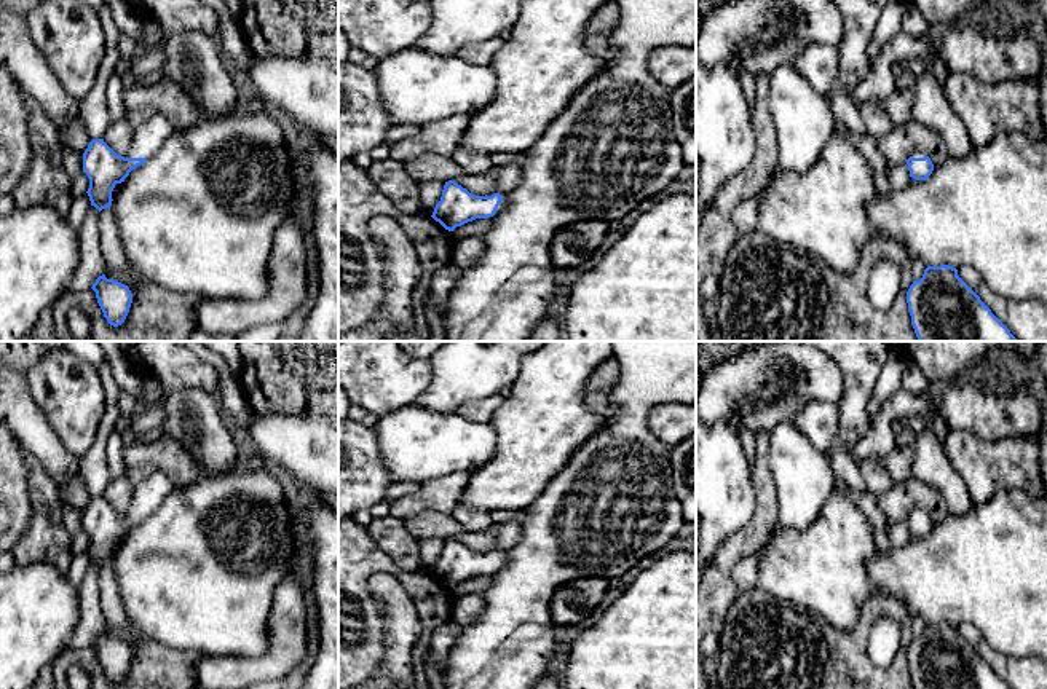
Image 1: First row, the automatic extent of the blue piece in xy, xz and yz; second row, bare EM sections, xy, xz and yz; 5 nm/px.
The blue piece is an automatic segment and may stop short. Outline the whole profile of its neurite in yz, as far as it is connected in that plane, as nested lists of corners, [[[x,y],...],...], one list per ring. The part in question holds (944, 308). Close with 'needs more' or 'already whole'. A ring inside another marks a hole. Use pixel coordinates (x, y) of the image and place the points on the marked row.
[[[948,265],[927,266],[907,292],[911,325],[919,341],[1017,341],[1010,330],[991,313],[980,297]]]; already whole

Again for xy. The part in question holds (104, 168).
[[[158,113],[153,115],[148,121],[136,128],[132,145],[131,148],[121,156],[117,155],[105,142],[104,139],[94,139],[89,142],[88,148],[83,153],[83,172],[89,179],[89,188],[88,196],[91,201],[91,206],[94,206],[99,212],[102,209],[107,209],[112,206],[112,191],[117,183],[124,182],[124,179],[129,175],[132,169],[144,164],[147,159],[150,159],[166,142],[166,139],[176,132],[176,128],[169,121],[168,116]]]; needs more

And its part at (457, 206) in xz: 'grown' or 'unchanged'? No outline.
grown

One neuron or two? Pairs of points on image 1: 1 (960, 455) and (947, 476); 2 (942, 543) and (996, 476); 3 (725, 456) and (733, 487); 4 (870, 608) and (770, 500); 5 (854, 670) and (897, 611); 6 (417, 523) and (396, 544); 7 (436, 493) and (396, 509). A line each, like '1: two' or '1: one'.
1: two
2: two
3: one
4: two
5: one
6: two
7: one

